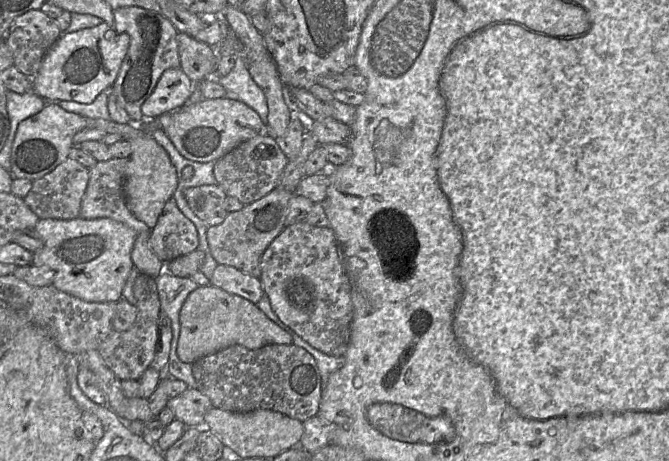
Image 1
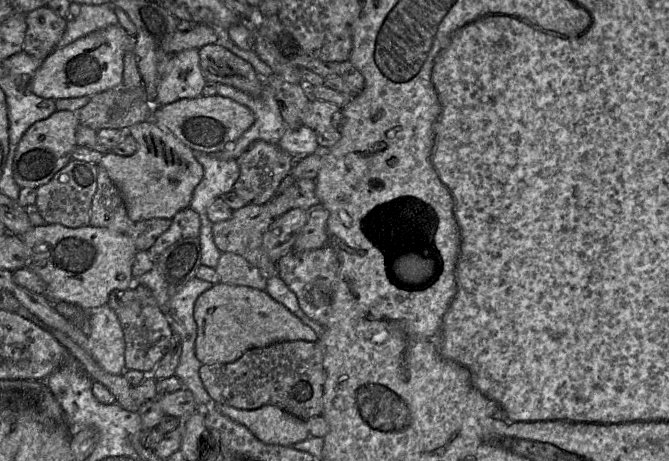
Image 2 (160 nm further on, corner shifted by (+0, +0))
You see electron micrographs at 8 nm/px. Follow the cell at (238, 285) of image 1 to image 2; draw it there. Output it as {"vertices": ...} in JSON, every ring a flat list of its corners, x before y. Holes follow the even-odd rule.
{"vertices":[[222,253,215,270,219,275,219,283,266,289,266,278,260,270,238,254]]}

